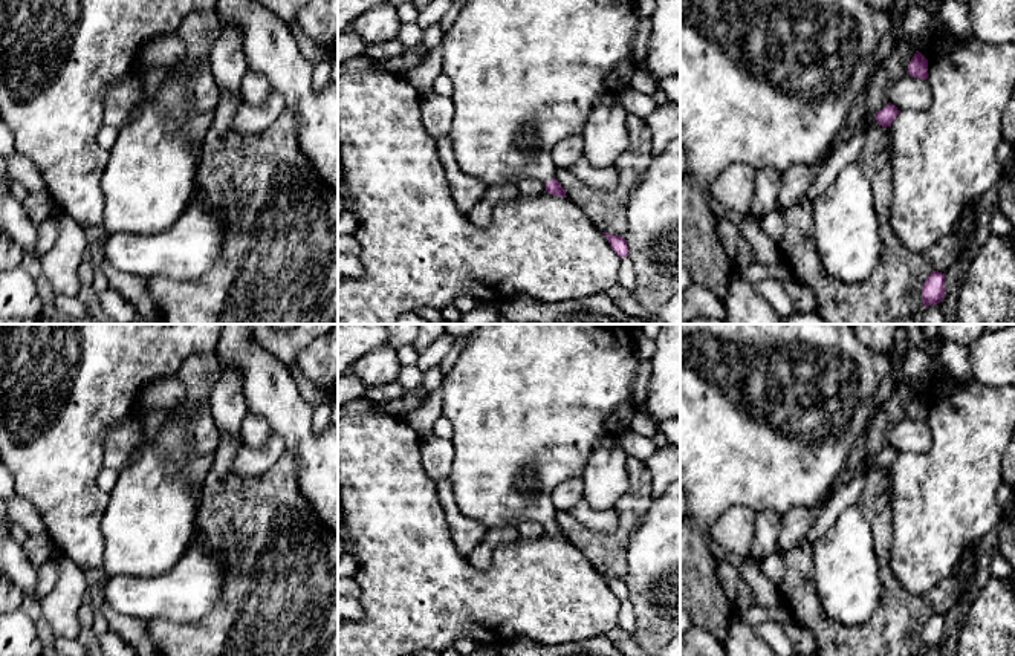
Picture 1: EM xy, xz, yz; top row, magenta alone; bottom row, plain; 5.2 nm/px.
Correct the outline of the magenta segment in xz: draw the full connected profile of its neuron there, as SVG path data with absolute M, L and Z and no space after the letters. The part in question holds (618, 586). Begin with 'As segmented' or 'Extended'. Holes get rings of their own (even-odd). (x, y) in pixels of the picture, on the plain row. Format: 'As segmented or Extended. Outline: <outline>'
As segmented. Outline: M602 575L602 576L607 580L607 583L610 586L611 592L615 593L615 596L618 596L619 599L628 598L628 589L627 589L627 584L625 584L624 580L613 578L613 576L608 576L608 575Z

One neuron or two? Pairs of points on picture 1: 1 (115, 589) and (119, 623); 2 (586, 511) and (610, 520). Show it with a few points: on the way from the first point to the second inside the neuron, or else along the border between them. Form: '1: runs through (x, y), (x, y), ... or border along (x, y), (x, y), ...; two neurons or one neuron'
1: border along (104, 597), (115, 610), (145, 621); two neurons
2: runs through (592, 517), (604, 520); one neuron

